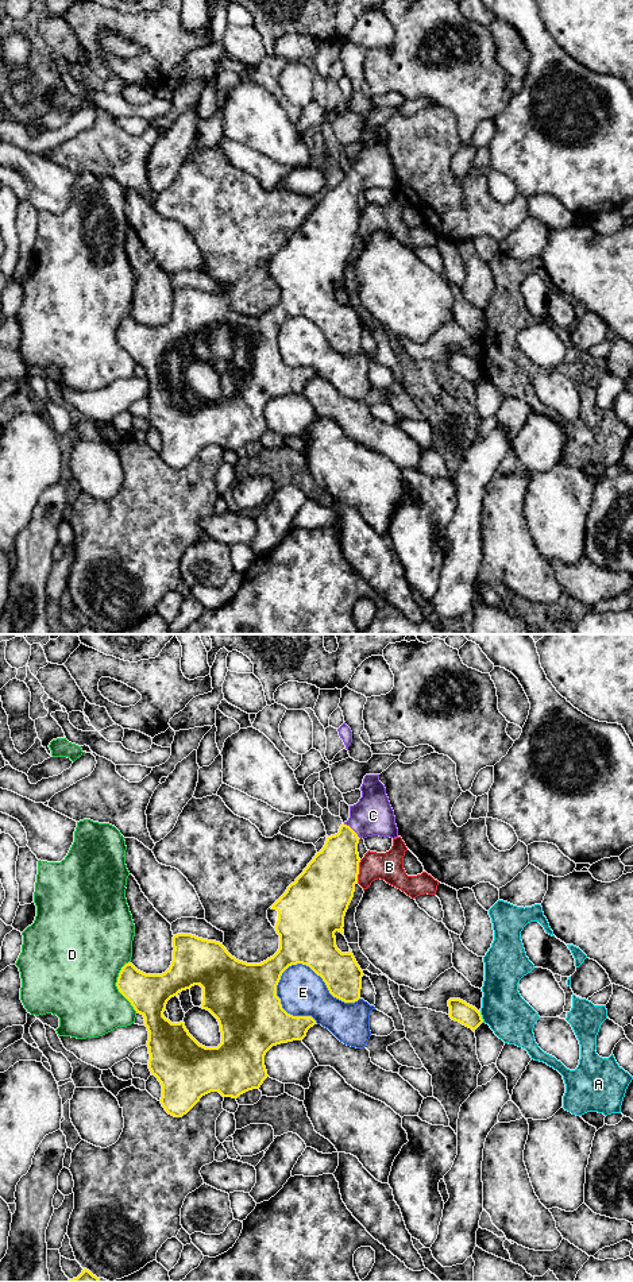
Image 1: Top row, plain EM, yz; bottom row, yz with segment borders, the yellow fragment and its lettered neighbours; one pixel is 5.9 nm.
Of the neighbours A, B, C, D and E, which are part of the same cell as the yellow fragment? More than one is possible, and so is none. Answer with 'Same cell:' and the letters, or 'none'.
Same cell: C

